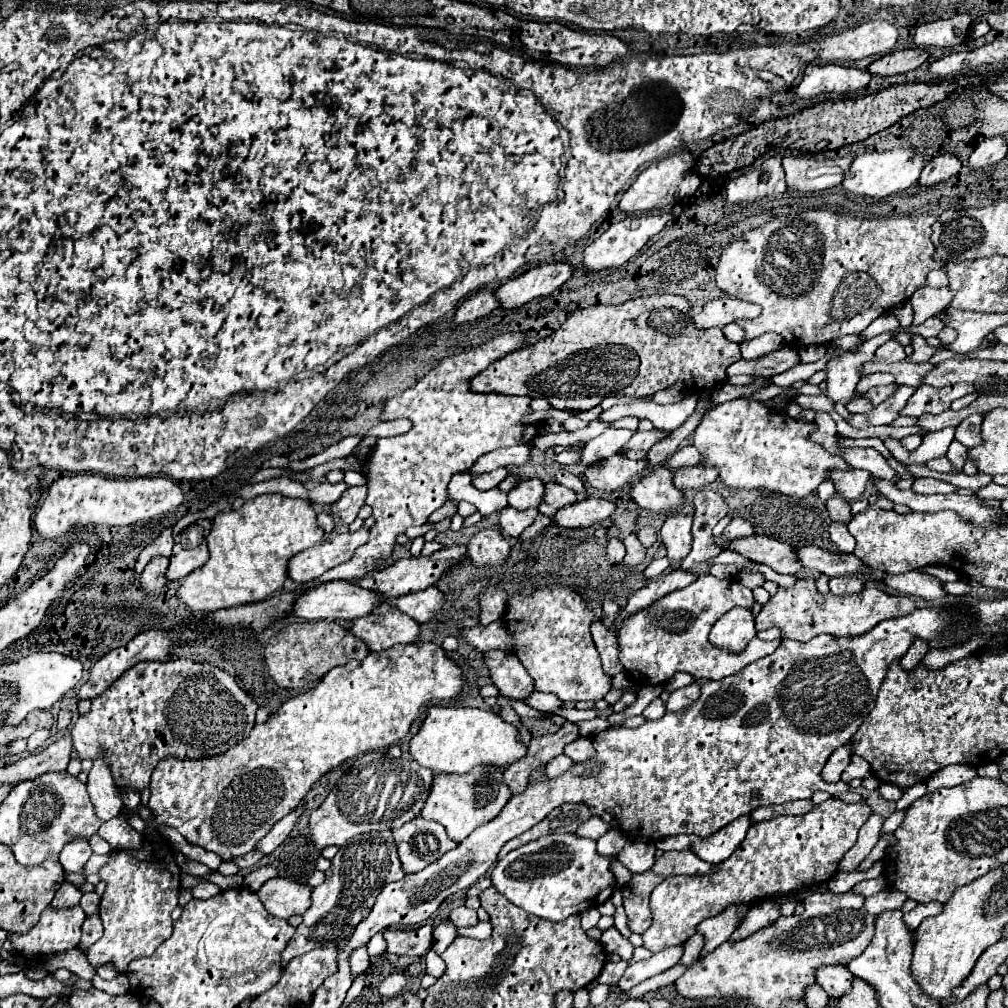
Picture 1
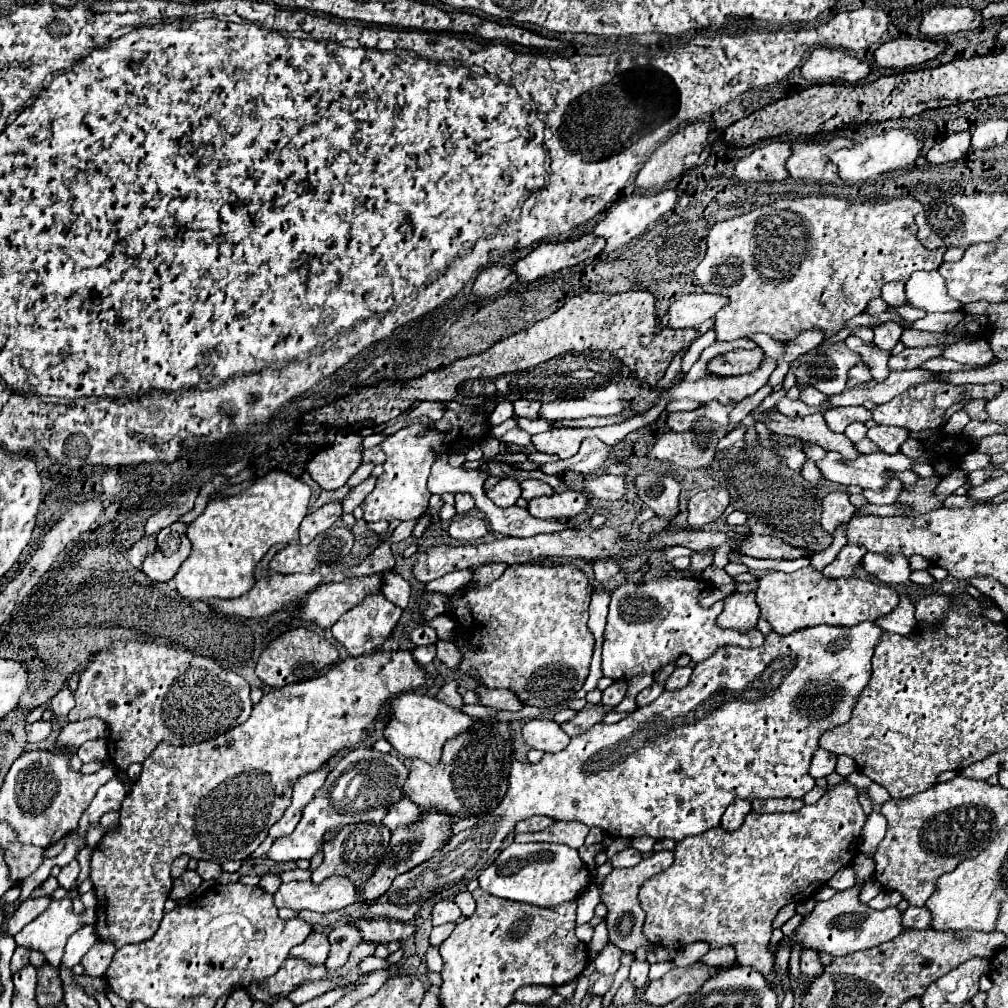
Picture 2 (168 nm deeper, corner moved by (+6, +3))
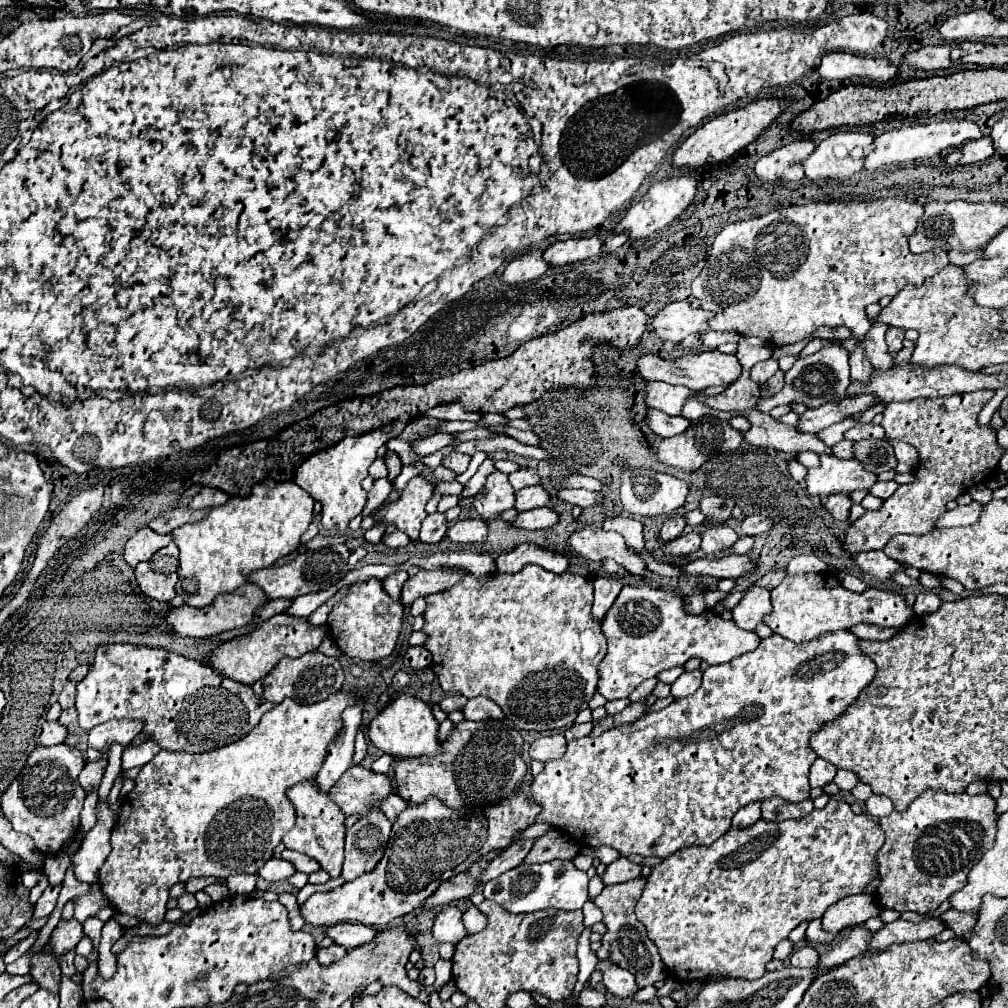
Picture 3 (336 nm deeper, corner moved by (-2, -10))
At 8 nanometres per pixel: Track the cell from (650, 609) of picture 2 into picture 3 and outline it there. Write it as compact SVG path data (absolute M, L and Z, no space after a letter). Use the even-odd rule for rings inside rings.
M625 585L611 609L605 613L601 631L607 637L609 649L599 663L597 691L609 701L629 697L645 679L655 677L663 669L683 665L691 657L699 657L707 665L721 665L753 651L761 641L753 631L739 629L733 621L725 621L711 609L701 615L687 615L683 611L681 595L649 585Z

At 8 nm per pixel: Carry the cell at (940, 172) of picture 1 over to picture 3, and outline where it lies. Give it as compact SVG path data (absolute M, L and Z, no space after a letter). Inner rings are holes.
M981 137L975 141L967 141L965 145L957 147L953 153L947 155L947 163L949 165L967 165L967 163L975 163L975 161L983 161L987 157L991 157L995 153L993 149L993 141L991 137Z

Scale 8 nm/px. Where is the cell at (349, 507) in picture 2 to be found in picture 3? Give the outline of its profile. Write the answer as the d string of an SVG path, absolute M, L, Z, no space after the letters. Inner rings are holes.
M375 479L375 485L373 485L373 489L367 495L367 505L365 505L365 509L363 509L361 515L367 517L371 511L375 511L387 499L387 495L391 491L393 491L393 487L391 487L391 483L387 479Z

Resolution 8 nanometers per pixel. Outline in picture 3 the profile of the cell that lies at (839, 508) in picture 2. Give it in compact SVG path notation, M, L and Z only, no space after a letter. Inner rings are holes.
M833 493L825 499L823 505L835 521L845 521L845 519L849 519L849 509L851 509L853 501L847 493Z

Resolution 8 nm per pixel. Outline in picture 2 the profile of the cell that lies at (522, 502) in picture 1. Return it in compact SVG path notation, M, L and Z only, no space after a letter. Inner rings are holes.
M505 478L505 480L499 480L491 490L487 490L487 496L501 508L507 508L507 506L513 506L519 498L521 498L521 486L517 480L511 480L511 478Z

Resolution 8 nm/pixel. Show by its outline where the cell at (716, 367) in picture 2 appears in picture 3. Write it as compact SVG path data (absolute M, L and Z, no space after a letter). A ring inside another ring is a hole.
M703 351L695 355L683 355L681 359L661 359L653 353L641 353L637 359L637 373L645 381L665 381L671 385L685 385L689 389L707 389L711 385L731 385L741 375L741 365L735 355L723 355L715 351ZM689 381L689 383L687 383Z

